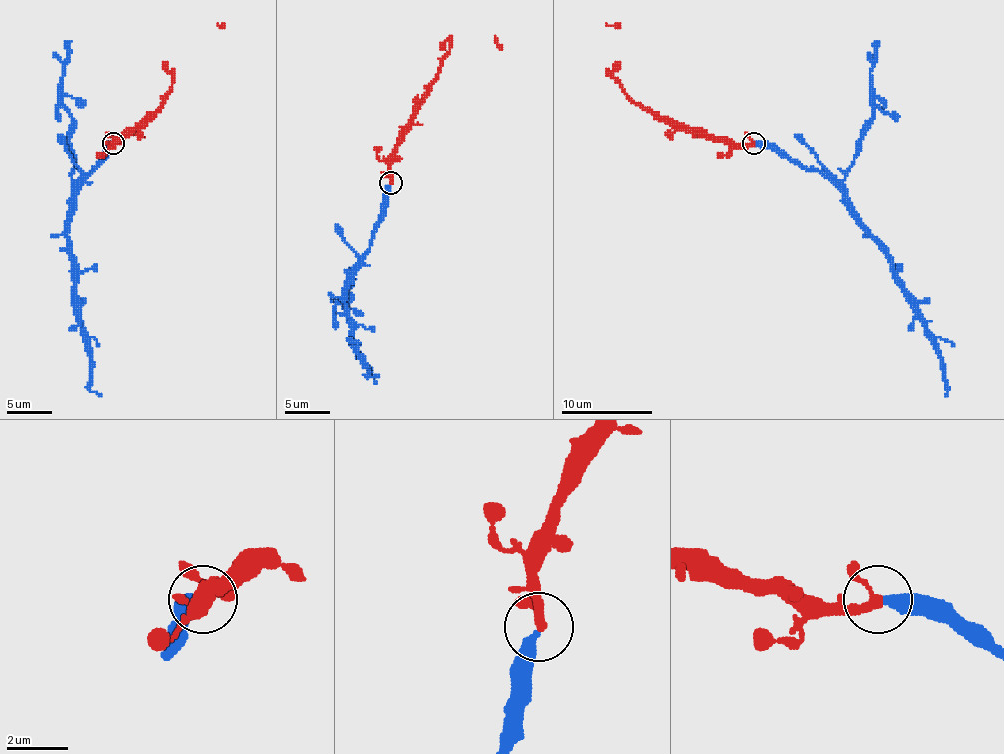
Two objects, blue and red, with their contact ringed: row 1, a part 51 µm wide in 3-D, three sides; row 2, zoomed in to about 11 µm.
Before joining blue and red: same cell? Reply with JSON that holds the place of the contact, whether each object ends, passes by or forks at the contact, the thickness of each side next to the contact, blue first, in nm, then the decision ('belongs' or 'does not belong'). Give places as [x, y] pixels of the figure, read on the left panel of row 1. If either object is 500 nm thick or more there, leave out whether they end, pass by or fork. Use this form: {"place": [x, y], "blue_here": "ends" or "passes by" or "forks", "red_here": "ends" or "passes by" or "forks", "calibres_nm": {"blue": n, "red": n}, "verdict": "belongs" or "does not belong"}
{"place": [113, 143], "blue_here": "ends", "red_here": "passes by", "calibres_nm": {"blue": 400, "red": 240}, "verdict": "belongs"}

